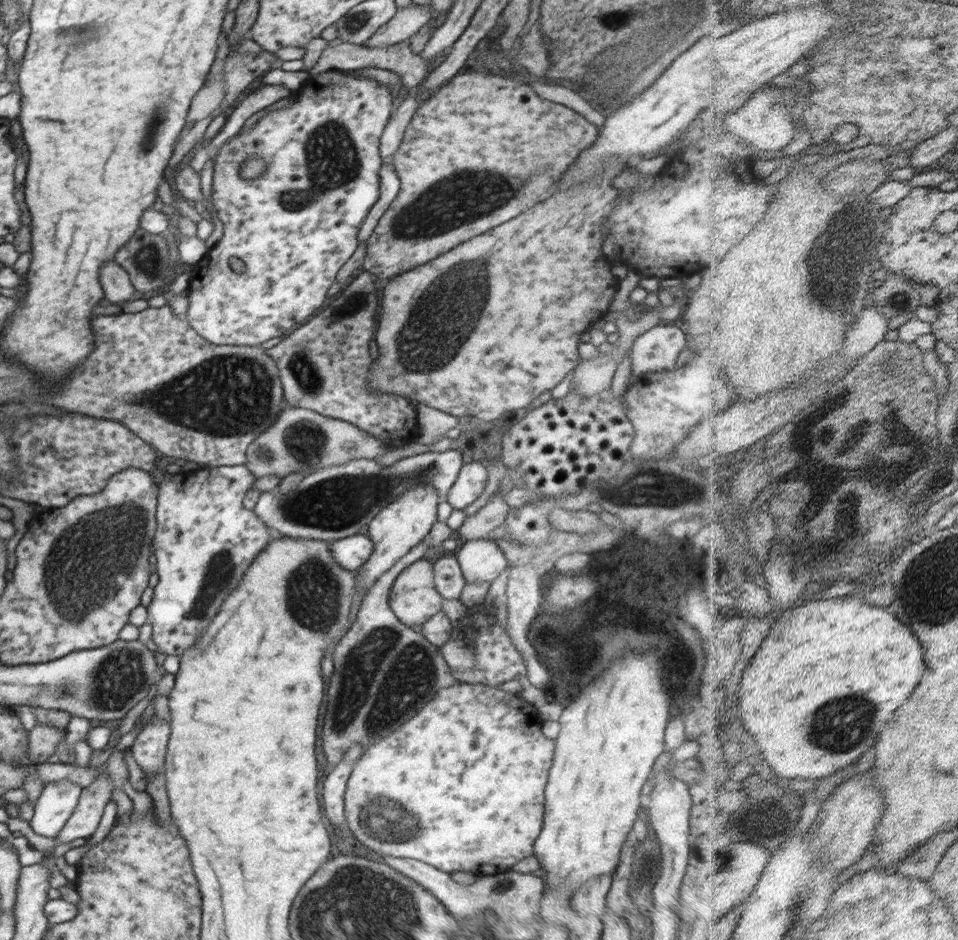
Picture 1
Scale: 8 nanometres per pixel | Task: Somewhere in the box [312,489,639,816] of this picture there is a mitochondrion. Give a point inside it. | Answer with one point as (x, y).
(379, 669)

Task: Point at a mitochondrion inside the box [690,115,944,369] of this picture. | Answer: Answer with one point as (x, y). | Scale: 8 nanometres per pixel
(829, 255)

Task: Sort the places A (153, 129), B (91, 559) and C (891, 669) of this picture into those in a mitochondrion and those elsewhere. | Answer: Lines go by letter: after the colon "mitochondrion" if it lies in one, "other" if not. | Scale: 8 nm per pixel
A: mitochondrion
B: mitochondrion
C: other

